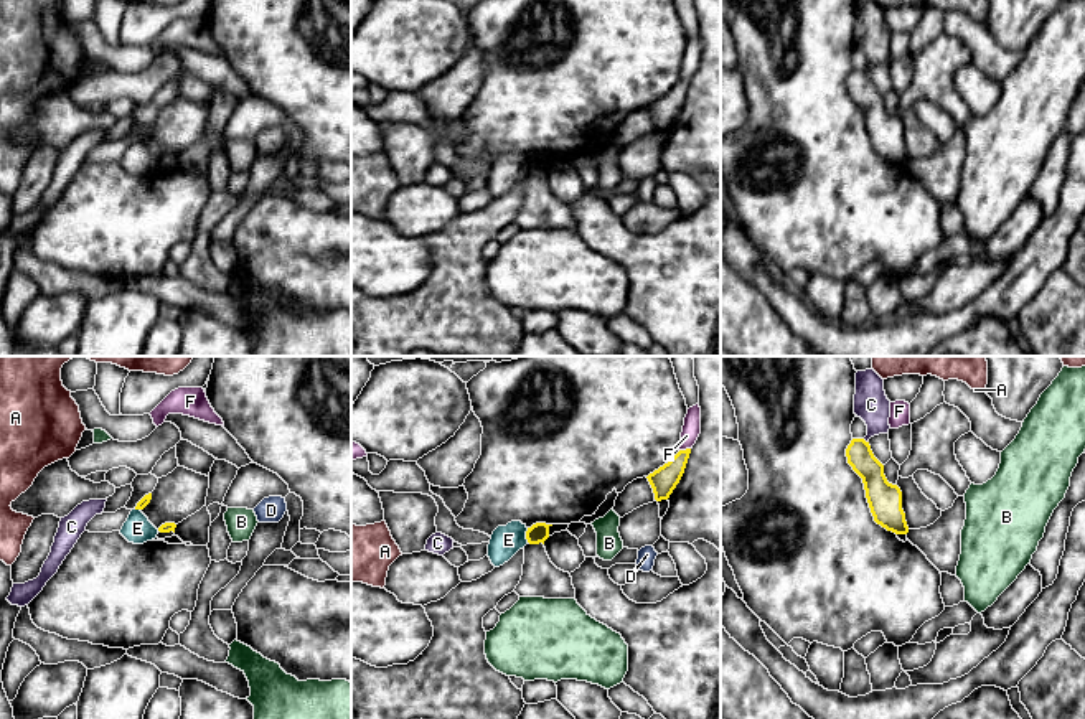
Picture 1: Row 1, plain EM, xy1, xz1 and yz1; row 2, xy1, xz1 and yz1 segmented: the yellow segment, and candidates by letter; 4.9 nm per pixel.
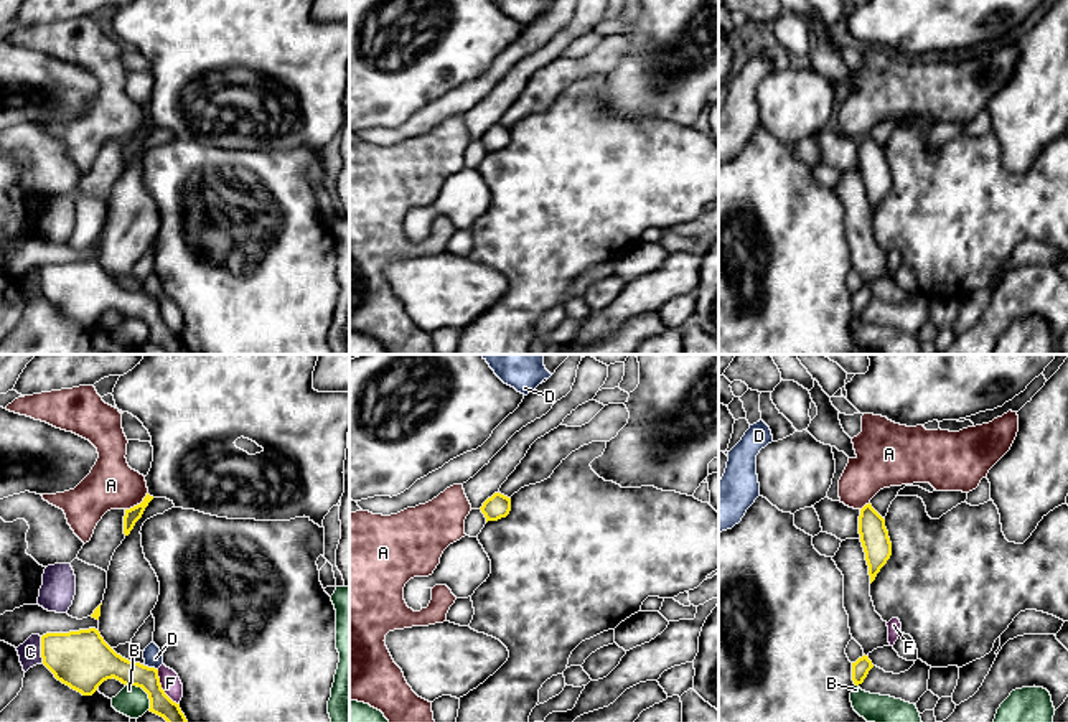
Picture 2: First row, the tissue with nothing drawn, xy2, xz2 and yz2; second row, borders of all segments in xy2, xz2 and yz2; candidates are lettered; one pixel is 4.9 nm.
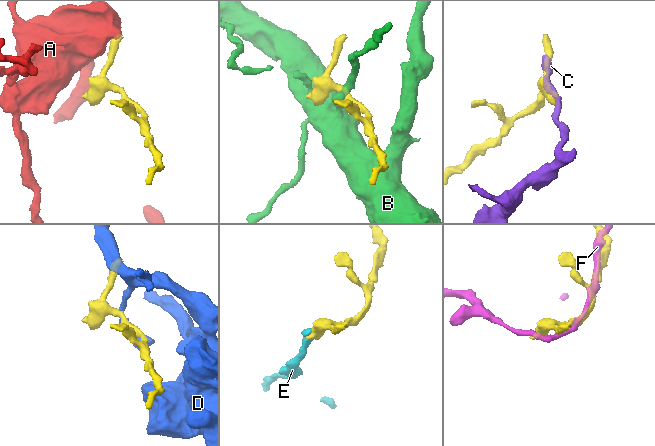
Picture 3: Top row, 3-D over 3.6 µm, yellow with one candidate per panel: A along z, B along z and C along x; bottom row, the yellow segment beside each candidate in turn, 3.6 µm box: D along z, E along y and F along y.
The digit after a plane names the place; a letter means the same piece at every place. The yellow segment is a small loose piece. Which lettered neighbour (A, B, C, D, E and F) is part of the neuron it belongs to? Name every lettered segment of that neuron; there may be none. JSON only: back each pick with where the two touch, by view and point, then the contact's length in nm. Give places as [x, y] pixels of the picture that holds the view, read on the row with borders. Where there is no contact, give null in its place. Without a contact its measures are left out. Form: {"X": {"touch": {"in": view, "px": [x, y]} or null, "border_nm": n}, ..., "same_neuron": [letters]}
{"same_neuron": []}

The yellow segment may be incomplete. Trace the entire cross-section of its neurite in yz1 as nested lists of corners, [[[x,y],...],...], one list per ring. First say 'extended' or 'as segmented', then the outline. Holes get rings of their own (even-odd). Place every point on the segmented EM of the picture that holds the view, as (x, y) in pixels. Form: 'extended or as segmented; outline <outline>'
as segmented; outline [[[852,439],[846,449],[848,463],[862,478],[866,498],[874,521],[895,534],[907,534],[902,510],[902,491],[887,482],[884,465],[874,457],[869,442]]]

